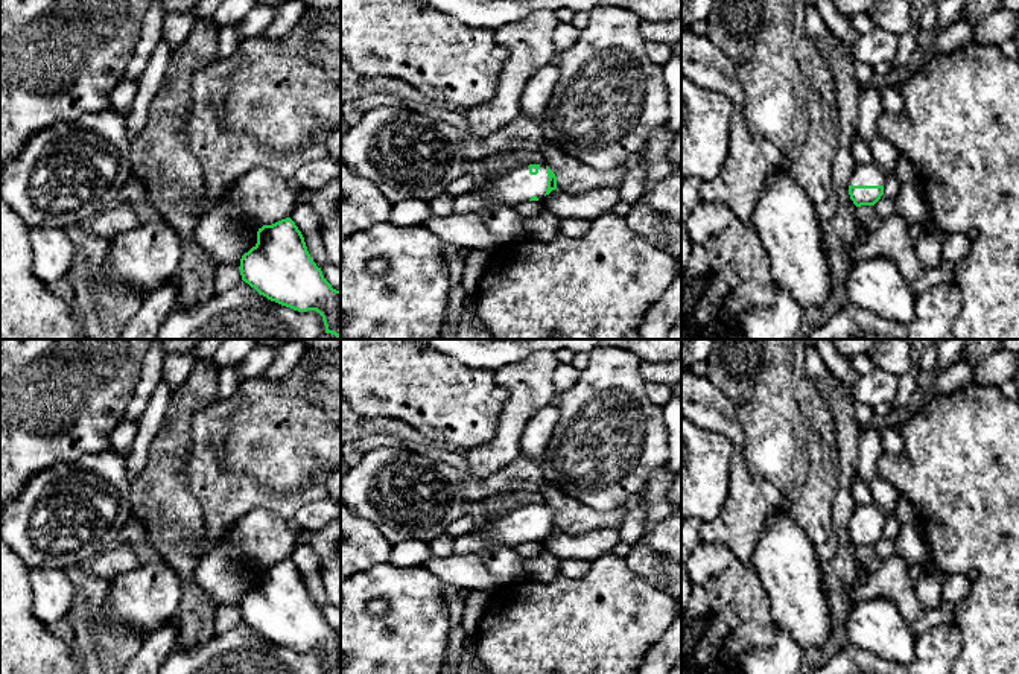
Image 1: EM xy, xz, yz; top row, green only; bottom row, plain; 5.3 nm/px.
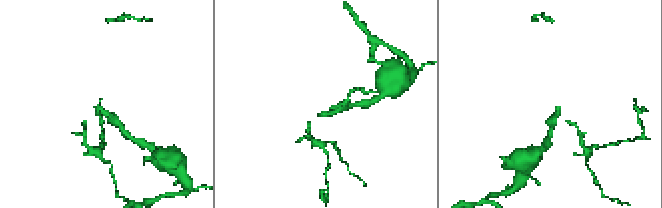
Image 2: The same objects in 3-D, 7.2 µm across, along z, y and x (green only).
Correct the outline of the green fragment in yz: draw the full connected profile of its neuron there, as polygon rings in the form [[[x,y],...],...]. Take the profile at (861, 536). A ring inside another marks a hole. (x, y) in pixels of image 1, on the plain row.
[[[875,502],[856,505],[850,523],[849,536],[856,548],[875,546],[884,536],[885,513]]]

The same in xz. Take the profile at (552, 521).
[[[544,504],[529,505],[519,508],[503,517],[490,520],[482,529],[470,531],[464,536],[455,537],[453,554],[479,554],[499,546],[513,549],[523,542],[543,542],[543,539],[555,529],[557,517]]]

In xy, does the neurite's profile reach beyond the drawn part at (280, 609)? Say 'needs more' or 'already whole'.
already whole

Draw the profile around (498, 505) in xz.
[[[520,490],[510,493],[496,493],[482,501],[473,501],[467,504],[465,513],[473,517],[473,531],[476,531],[482,529],[490,520],[503,517],[519,508],[543,504],[544,498],[541,494]]]

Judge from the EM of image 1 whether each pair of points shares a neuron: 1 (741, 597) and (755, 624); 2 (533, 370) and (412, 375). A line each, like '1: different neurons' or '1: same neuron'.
1: same neuron
2: different neurons

